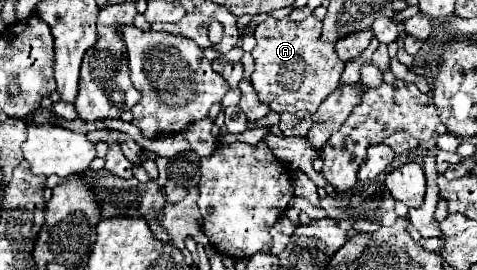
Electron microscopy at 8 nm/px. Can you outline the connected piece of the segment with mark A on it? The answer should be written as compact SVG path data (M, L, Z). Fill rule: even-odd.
M267 17L255 27L257 47L253 49L255 71L251 83L259 95L259 101L269 105L273 113L297 113L301 109L315 113L319 103L335 91L345 63L335 55L335 47L319 41L321 19L307 17L303 21L291 21L289 17L275 21ZM287 79L299 79L299 83L287 83Z

